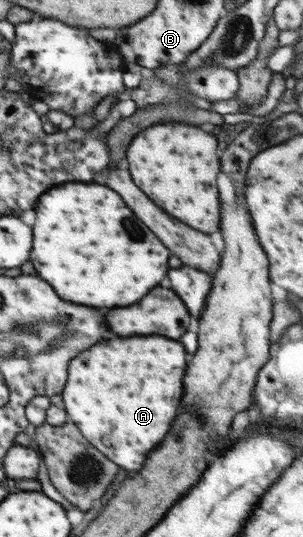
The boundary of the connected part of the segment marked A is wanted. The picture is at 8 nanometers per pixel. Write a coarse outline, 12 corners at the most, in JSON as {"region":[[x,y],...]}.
{"region":[[112,338],[67,366],[82,436],[138,472],[176,416],[184,348]]}

